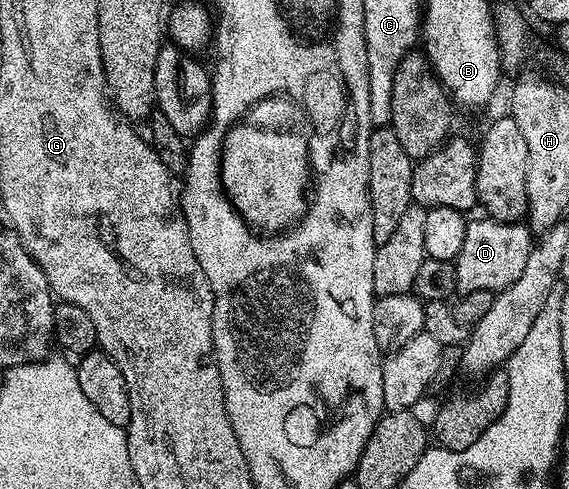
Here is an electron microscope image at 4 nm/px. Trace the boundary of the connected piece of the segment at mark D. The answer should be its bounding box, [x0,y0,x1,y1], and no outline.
[454,215,534,293]

